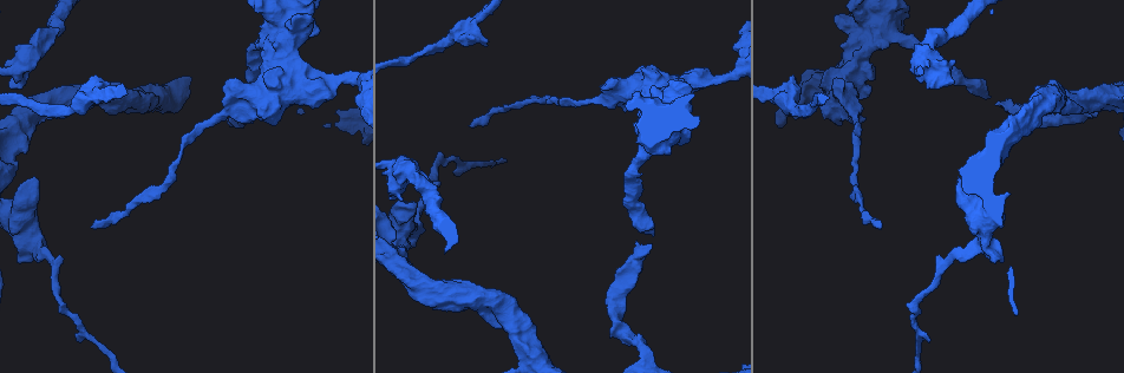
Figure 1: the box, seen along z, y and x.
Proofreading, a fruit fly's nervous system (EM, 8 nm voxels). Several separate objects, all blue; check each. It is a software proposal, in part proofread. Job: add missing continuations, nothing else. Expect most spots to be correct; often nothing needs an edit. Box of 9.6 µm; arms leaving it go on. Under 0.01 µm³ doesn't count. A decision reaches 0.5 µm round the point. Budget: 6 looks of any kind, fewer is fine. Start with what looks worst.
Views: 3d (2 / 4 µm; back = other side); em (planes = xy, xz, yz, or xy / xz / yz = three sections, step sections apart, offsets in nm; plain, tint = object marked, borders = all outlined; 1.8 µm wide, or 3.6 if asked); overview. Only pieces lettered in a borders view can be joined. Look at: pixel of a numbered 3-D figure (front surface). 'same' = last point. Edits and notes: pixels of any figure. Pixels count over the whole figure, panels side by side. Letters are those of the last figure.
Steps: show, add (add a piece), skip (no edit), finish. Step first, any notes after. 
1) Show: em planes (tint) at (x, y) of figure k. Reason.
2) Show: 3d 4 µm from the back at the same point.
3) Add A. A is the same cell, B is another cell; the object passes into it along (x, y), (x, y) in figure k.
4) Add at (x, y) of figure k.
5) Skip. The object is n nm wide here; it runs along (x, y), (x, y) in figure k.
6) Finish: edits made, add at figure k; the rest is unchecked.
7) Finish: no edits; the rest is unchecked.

Show: 3d 2 µm from the back at (1002, 100) of figure 1.

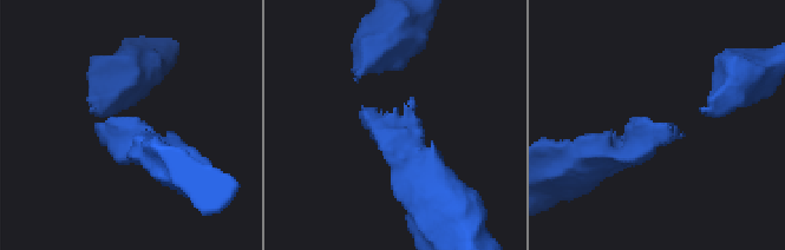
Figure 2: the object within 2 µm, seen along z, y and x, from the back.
Show: em xy step 4 (borders) at (670, 125) of figure 2. Now the EM.

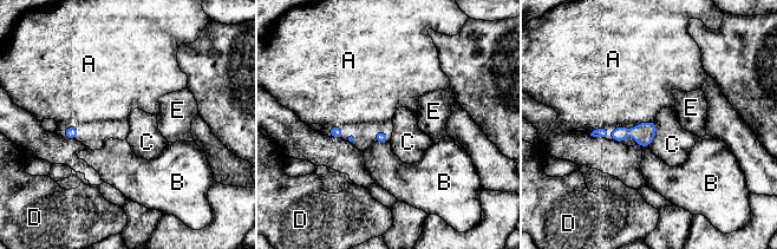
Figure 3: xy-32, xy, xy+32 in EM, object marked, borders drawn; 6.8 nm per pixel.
Skip. A, B, C, D and E are other cells; a border runs along (654, 120), (616, 126), (611, 139) in figure 3; no lettered piece goes on from it.

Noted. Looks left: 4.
Show: em yz step 8 (tint) at (487, 41) of figure 1.

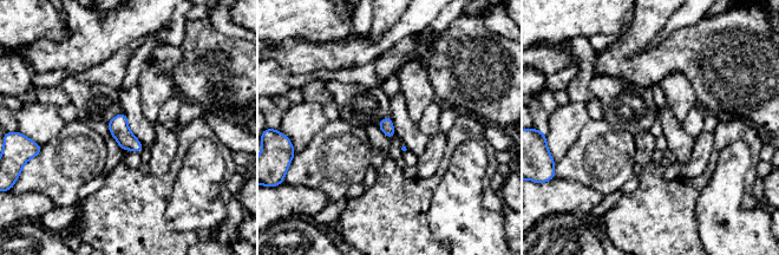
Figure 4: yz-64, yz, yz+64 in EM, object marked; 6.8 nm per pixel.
Show: em planes (borders) at the same point. Cut it another way.

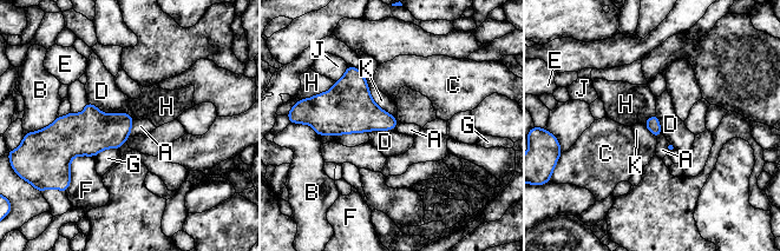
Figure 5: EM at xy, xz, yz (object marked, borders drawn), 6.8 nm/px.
Skip. A, B, C, D, E, F, G, H, J and K are other cells; none of them fits.

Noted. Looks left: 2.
Show: em planes (borders) at (92, 226) of figure 1. Branch stops here.

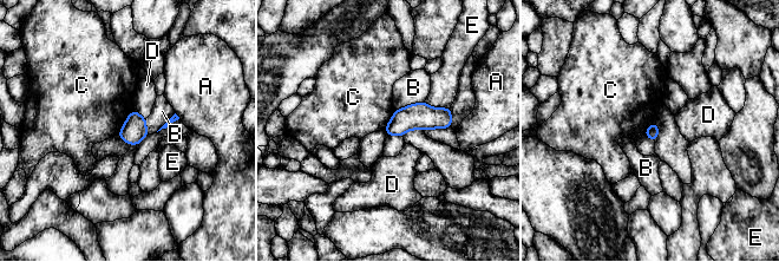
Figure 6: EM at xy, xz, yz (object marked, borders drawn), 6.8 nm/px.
Skip. A, B, C, D and E are other cells; a border runs along (131, 110), (125, 123), (119, 129) in figure 6; no lettered piece goes on from it.

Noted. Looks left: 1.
Finish: no edits; the rest is unchecked.

